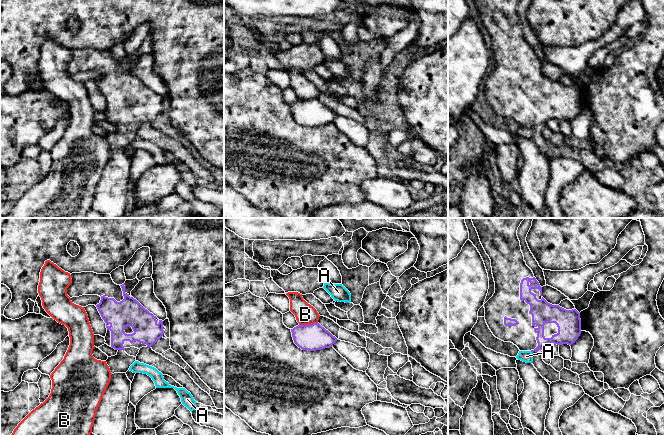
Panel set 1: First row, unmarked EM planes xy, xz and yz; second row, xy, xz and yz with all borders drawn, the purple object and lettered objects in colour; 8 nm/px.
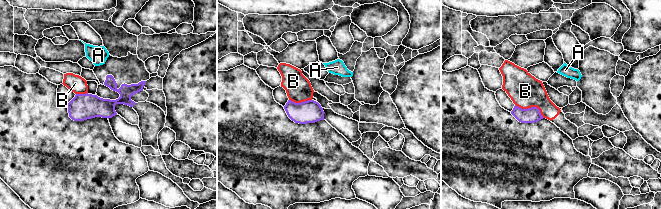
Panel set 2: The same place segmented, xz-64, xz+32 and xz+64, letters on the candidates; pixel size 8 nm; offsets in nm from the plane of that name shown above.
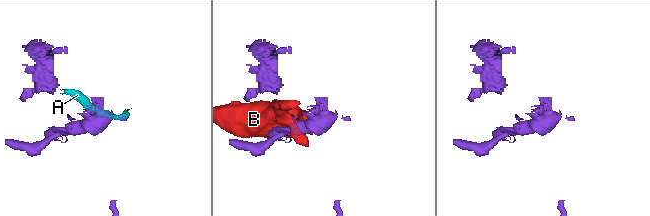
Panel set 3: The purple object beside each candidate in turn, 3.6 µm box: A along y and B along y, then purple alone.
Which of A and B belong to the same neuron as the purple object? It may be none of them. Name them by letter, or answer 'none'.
none

